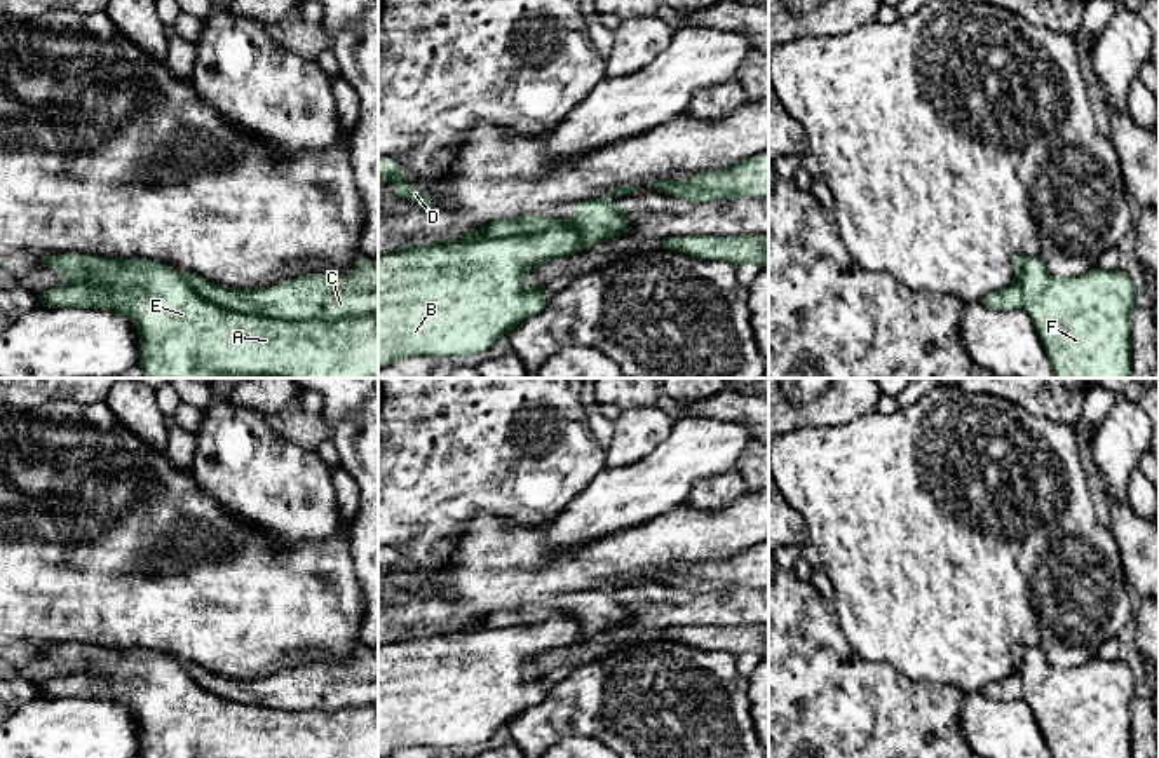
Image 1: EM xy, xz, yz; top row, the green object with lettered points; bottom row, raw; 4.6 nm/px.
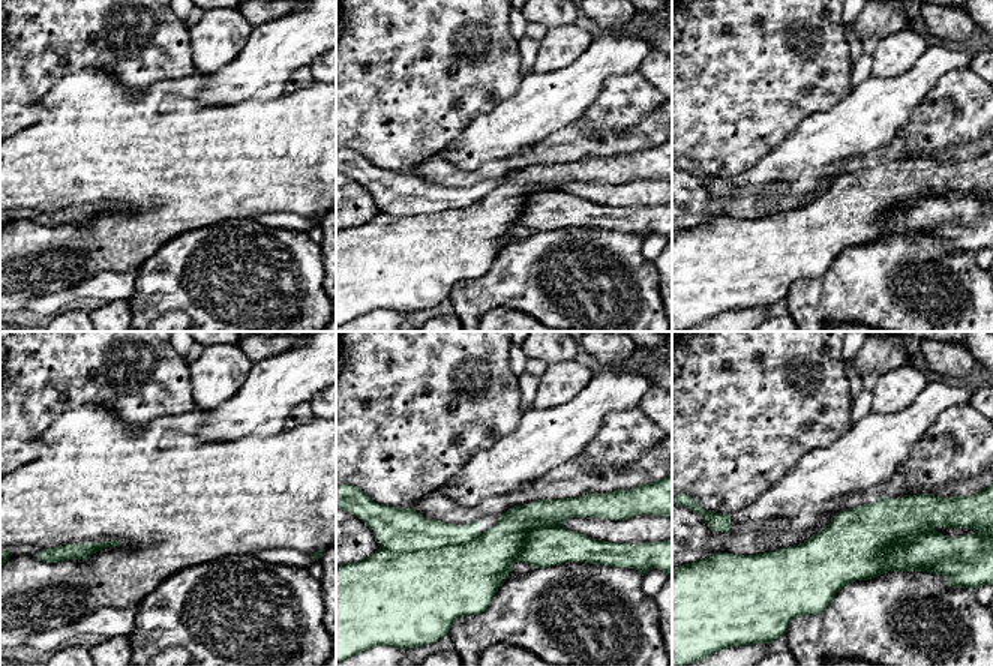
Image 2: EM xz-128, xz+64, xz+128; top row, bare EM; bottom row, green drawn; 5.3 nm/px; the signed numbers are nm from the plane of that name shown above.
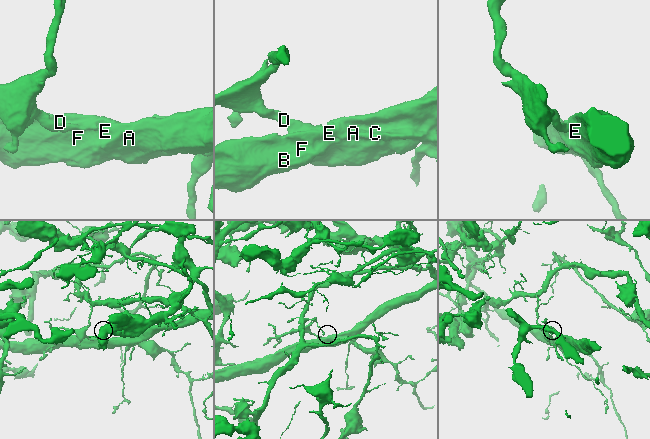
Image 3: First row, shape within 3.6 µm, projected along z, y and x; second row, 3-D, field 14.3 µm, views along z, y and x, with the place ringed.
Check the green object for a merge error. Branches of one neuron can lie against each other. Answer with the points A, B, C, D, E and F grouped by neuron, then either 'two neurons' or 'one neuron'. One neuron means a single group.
A B C E F / D; two neurons

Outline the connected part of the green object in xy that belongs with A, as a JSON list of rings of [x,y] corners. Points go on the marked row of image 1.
[[[64,253],[52,254],[40,260],[49,265],[56,274],[66,279],[66,284],[87,284],[106,293],[103,310],[125,315],[138,329],[139,335],[139,362],[143,378],[378,378],[378,261],[361,260],[347,274],[340,277],[314,274],[298,279],[282,281],[268,288],[258,289],[234,289],[207,282],[197,274],[180,272],[173,267],[152,261],[146,258],[106,258],[98,254]]]

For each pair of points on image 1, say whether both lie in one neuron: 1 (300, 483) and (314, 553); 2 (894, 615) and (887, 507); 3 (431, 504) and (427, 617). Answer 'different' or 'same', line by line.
1: different
2: same
3: different

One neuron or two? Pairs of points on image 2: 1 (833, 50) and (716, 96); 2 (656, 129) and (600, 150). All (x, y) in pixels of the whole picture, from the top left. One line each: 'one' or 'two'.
1: one
2: one

